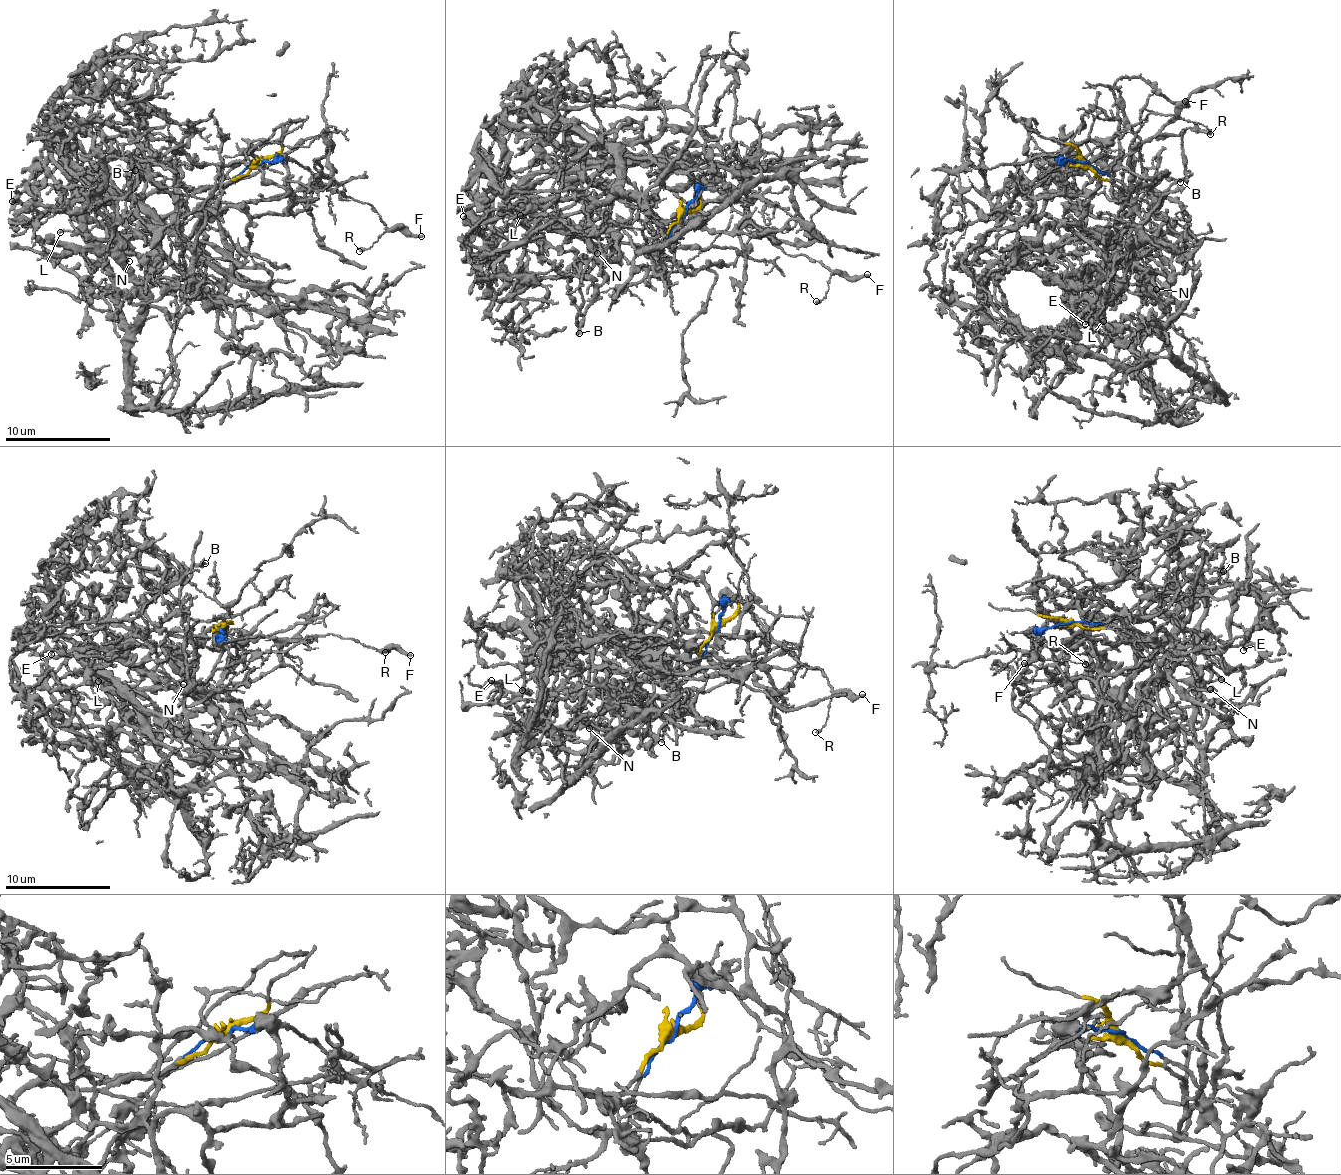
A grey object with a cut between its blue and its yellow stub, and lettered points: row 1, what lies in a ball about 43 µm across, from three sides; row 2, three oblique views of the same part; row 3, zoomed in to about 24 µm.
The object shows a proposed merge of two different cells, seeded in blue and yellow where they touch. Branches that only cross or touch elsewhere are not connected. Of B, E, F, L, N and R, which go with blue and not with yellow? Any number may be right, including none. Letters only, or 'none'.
F, R

